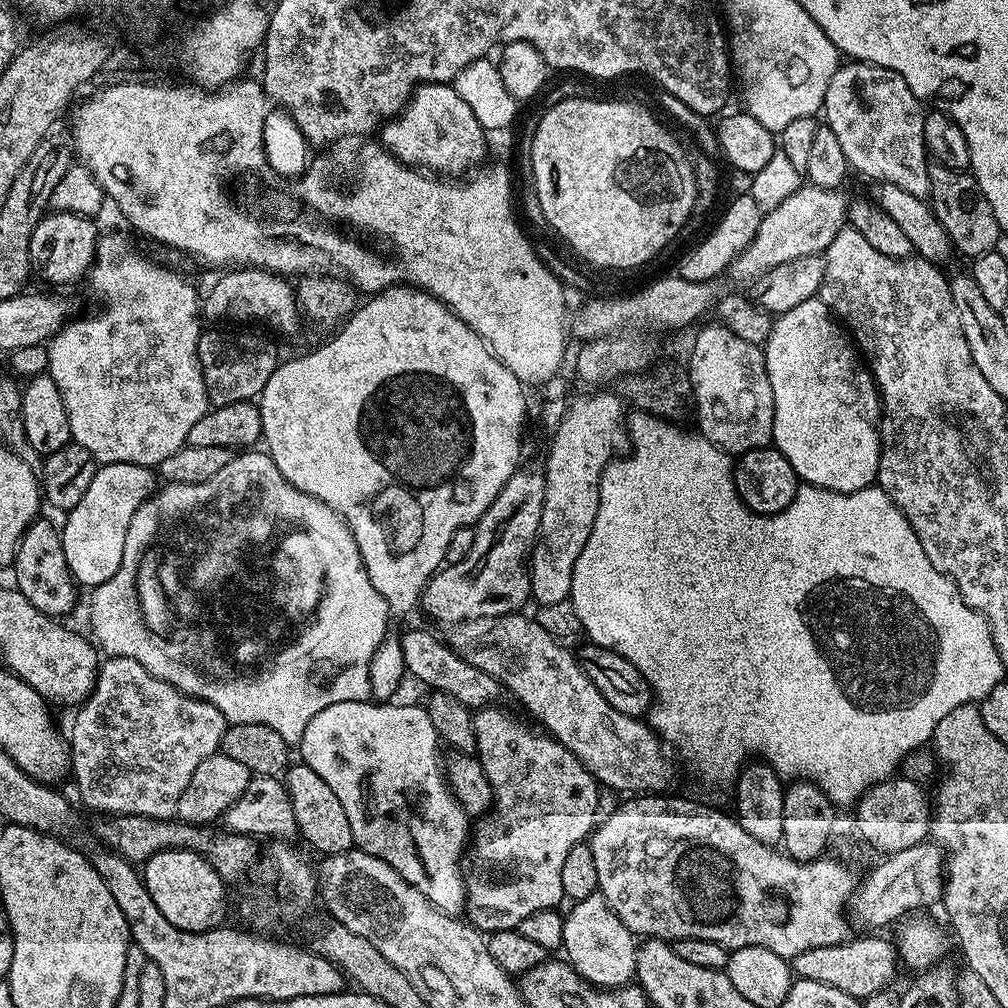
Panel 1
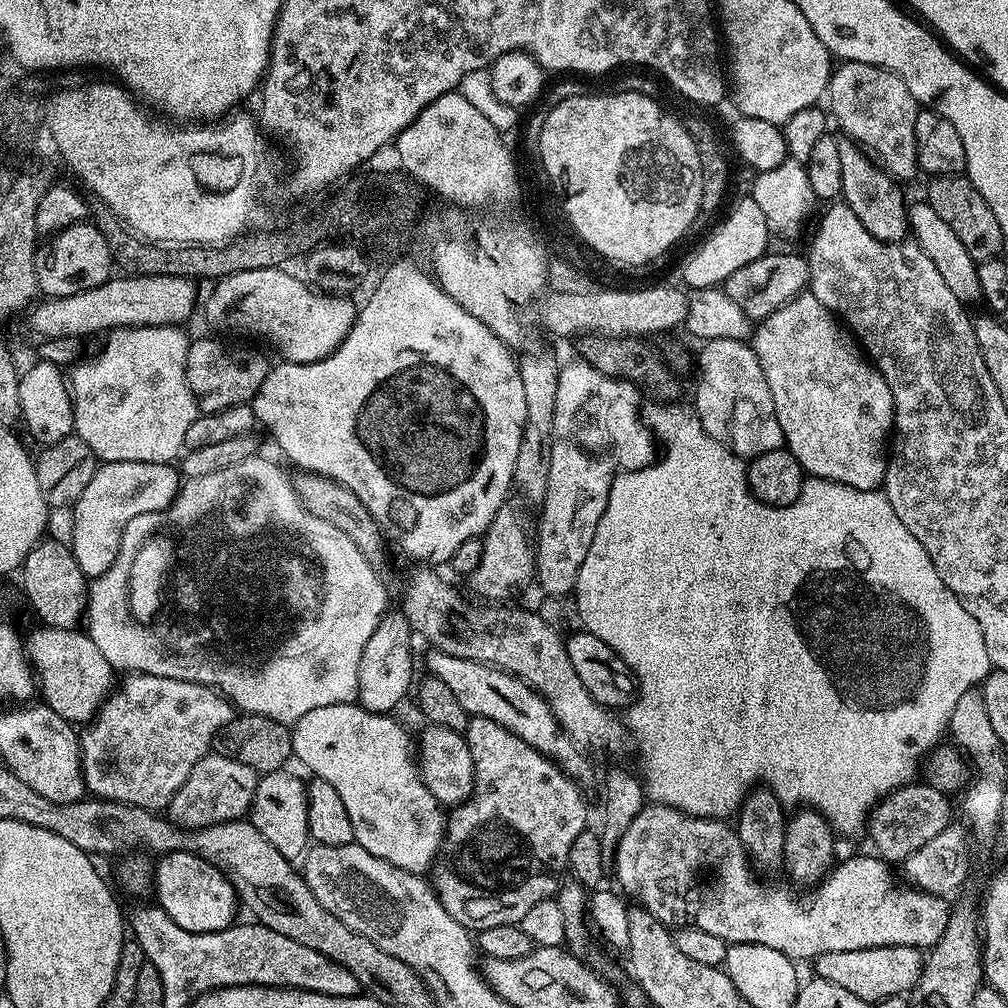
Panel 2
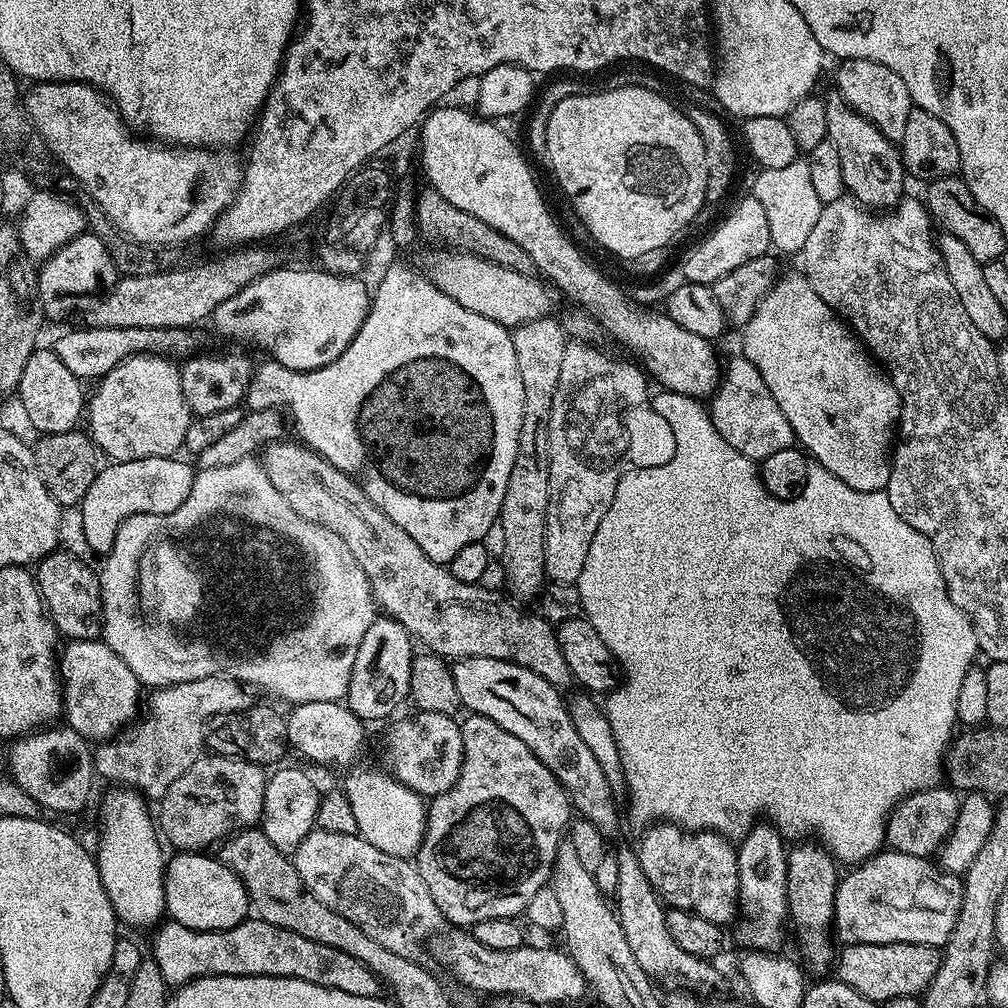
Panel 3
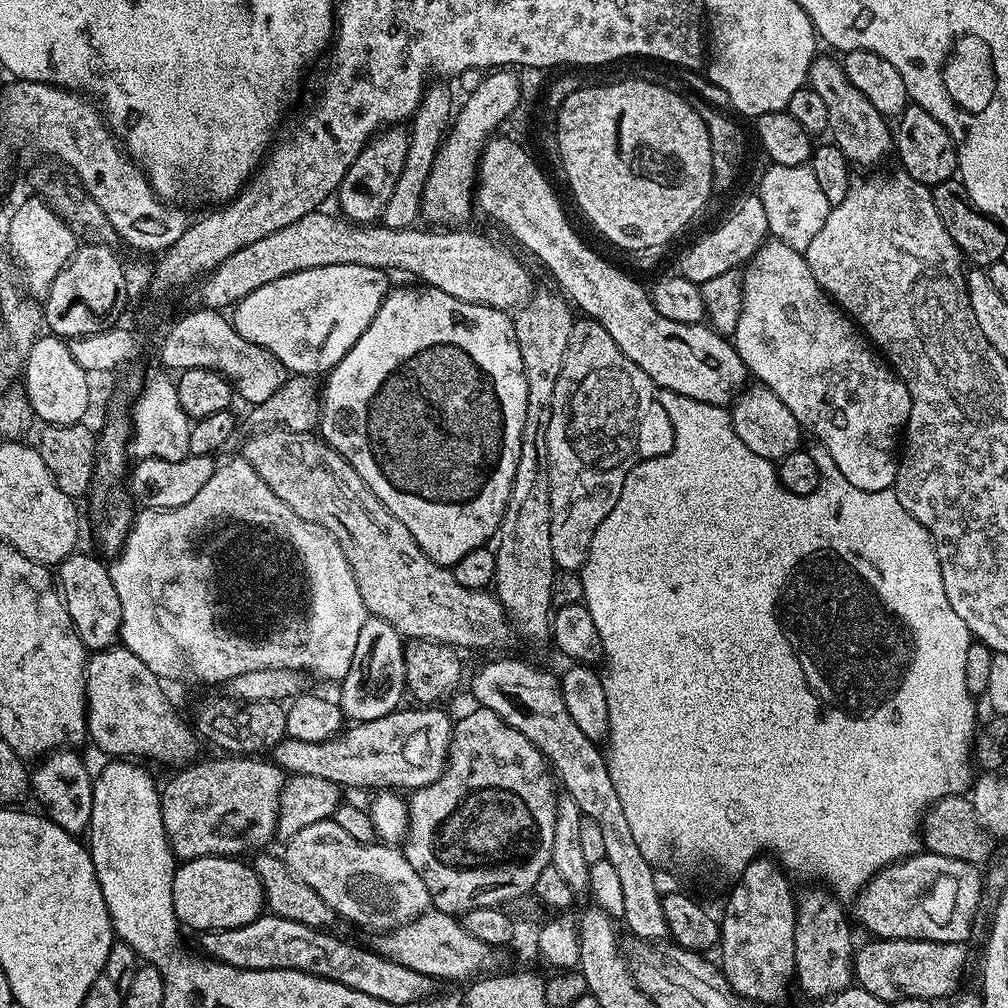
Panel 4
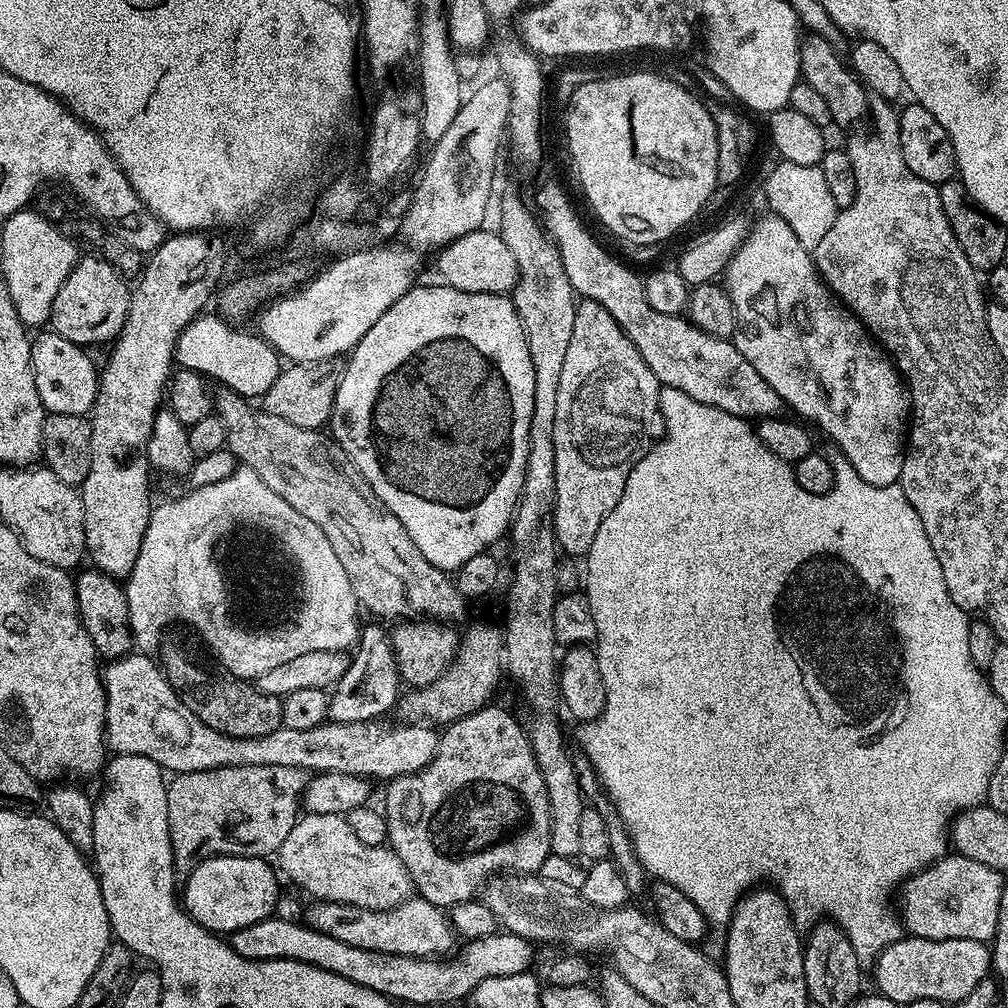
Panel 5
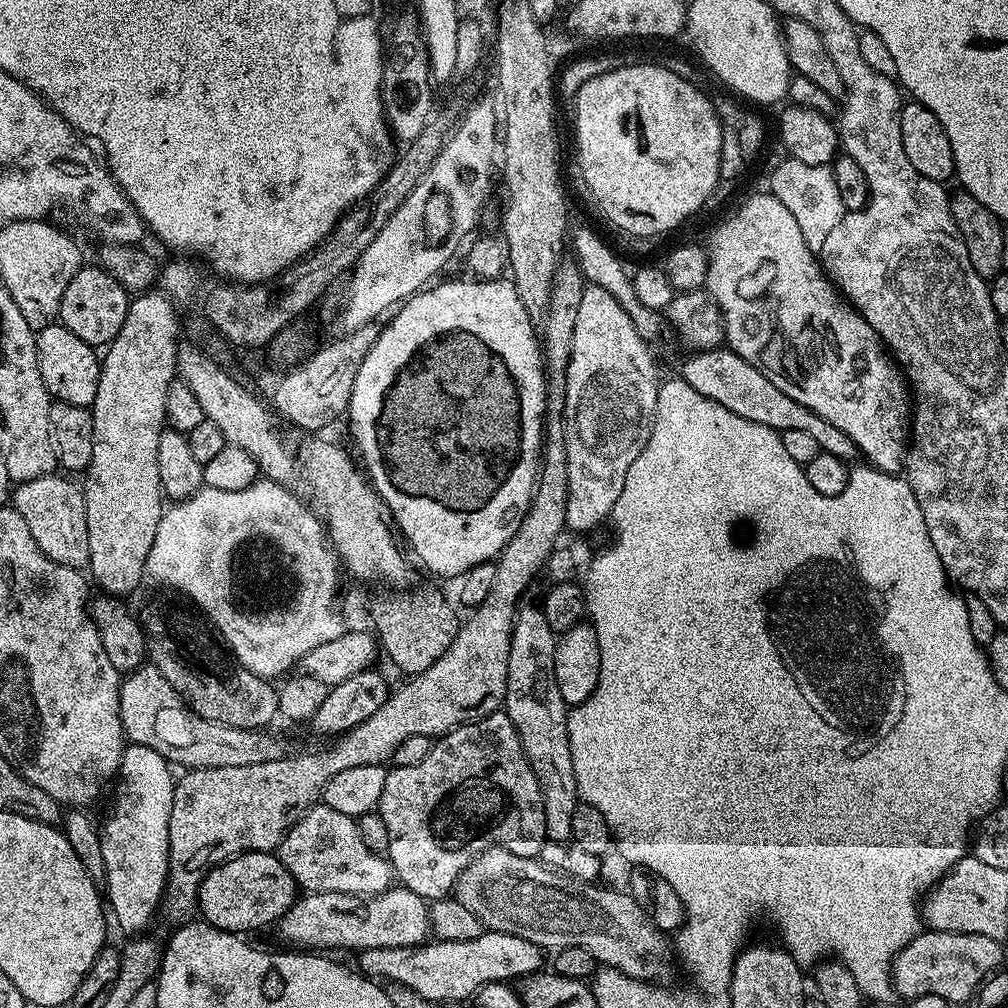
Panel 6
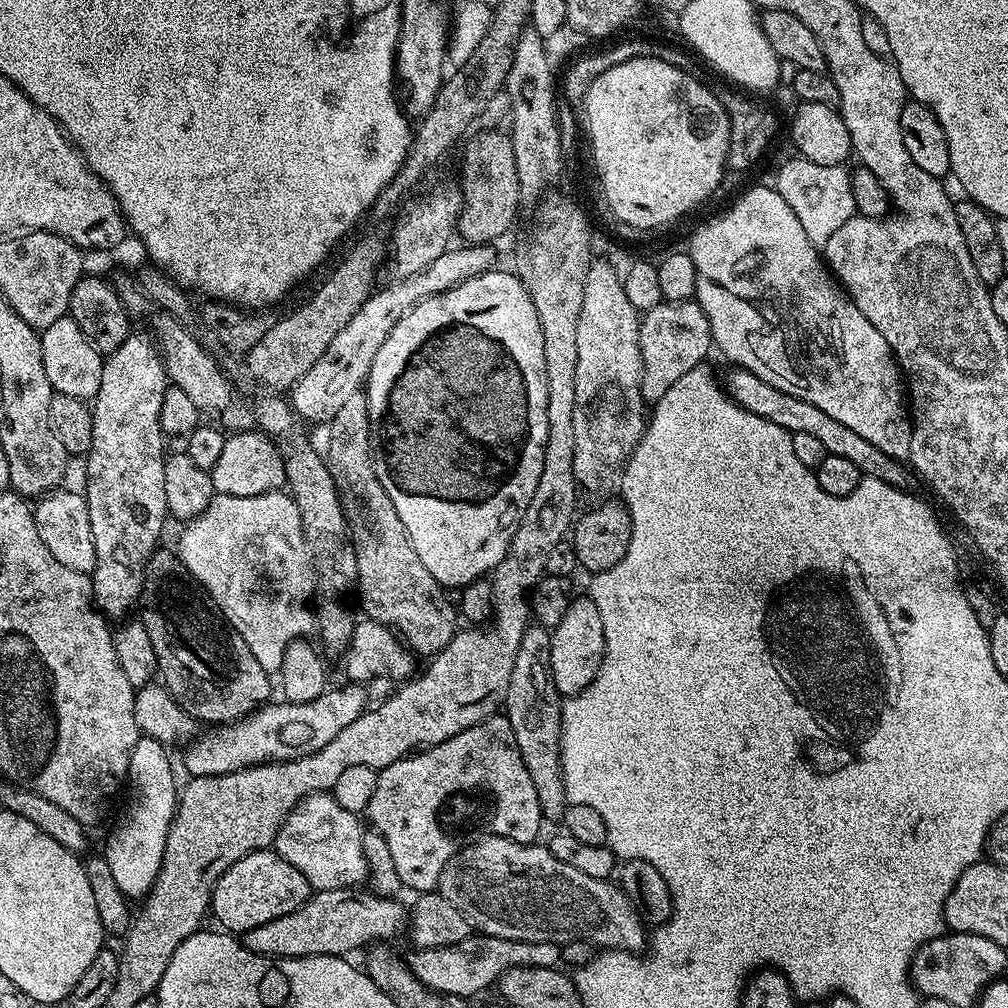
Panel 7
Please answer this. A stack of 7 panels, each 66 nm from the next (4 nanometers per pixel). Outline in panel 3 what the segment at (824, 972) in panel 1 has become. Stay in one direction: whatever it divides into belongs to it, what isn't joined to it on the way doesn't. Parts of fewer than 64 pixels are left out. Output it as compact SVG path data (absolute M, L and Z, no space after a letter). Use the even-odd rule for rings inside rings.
M845 944L834 965L835 979L866 998L883 1002L899 996L920 996L940 969L942 952L931 944Z

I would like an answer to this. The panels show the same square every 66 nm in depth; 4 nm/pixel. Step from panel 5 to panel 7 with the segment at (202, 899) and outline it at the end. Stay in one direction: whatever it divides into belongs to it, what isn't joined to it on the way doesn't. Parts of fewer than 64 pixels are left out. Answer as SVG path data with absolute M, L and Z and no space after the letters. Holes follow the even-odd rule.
M274 850L251 852L246 854L234 866L230 866L218 878L212 891L210 905L211 915L221 929L229 934L243 934L254 930L254 926L262 926L262 922L270 922L274 918L282 918L282 914L290 914L298 910L308 901L313 889L306 878L290 862L283 860Z

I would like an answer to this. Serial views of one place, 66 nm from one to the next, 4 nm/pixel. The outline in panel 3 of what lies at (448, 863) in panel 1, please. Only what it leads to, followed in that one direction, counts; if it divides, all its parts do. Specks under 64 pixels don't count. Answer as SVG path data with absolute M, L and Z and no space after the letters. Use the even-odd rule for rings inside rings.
M339 700L330 702L306 702L295 705L291 709L292 713L287 713L288 722L288 743L293 749L296 748L302 755L313 760L316 764L352 764L360 756L360 751L364 748L364 728L362 721L348 708L347 703ZM356 768L342 784L346 798L350 798L350 806L354 809L354 818L358 821L358 834L370 842L370 846L378 846L382 854L415 857L424 837L424 827L428 825L425 797L384 772L376 768Z

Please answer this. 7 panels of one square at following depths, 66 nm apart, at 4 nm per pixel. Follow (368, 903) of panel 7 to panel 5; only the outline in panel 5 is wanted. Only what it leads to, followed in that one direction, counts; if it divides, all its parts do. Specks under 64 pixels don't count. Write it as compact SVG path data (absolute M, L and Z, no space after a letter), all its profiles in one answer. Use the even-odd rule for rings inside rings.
M419 898L403 900L397 908L385 912L375 912L329 900L316 900L313 905L306 917L309 928L322 934L330 934L330 938L338 938L338 942L350 942L350 946L358 946L362 950L413 956L422 960L447 957L458 944L458 937L452 931L452 922L445 909Z

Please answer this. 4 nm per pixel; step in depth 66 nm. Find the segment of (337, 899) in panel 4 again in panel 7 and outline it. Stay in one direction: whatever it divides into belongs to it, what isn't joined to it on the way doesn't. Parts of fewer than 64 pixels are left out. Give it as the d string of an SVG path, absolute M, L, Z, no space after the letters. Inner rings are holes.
M313 792L293 808L285 818L276 835L274 851L294 866L306 878L313 890L334 890L335 888L355 888L363 885L368 878L366 858L362 854L362 834L365 829L360 825L361 817L357 813L340 806L335 796L328 792Z

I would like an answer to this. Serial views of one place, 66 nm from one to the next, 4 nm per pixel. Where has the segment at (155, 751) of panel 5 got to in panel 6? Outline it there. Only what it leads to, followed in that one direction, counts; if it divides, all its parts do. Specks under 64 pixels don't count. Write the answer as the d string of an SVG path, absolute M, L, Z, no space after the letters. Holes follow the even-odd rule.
M151 662L135 668L121 679L120 717L124 735L131 743L158 750L169 764L181 764L184 770L258 766L258 762L278 762L290 752L287 742L275 736L272 730L235 728L194 714Z

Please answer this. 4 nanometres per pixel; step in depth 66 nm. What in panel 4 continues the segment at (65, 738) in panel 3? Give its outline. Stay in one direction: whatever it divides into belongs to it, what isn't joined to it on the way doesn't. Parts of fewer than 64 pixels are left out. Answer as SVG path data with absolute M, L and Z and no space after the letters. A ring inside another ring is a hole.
M65 746L55 752L48 753L39 761L40 764L30 772L30 792L41 804L43 815L54 821L62 830L71 836L79 837L87 833L90 822L90 810L94 810L94 790L92 789L93 773L88 773L79 751Z

